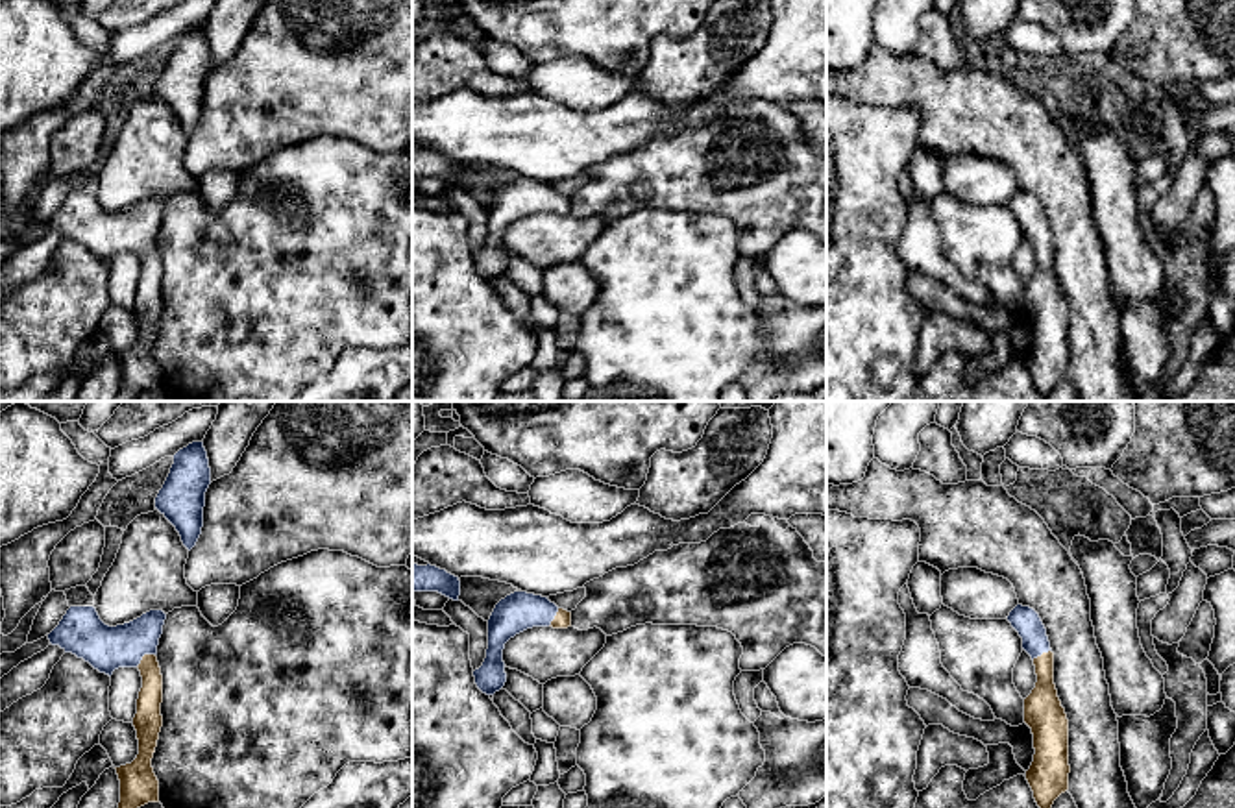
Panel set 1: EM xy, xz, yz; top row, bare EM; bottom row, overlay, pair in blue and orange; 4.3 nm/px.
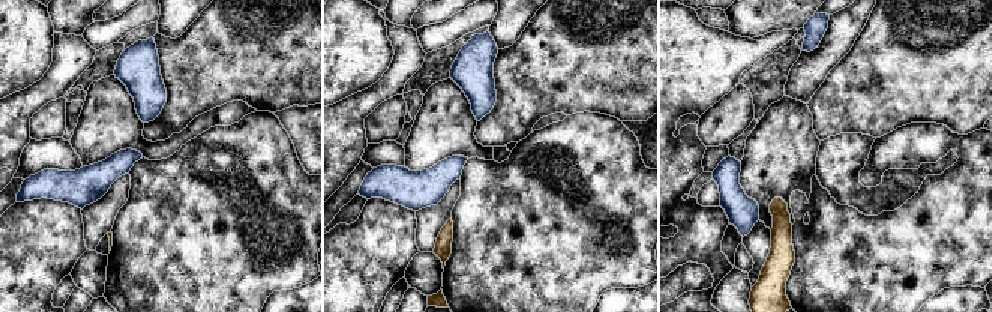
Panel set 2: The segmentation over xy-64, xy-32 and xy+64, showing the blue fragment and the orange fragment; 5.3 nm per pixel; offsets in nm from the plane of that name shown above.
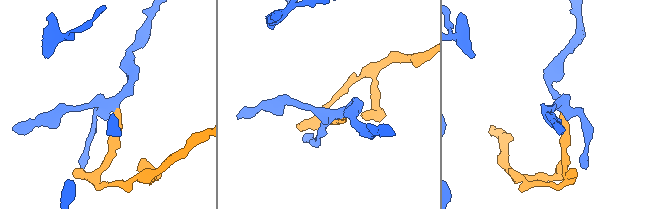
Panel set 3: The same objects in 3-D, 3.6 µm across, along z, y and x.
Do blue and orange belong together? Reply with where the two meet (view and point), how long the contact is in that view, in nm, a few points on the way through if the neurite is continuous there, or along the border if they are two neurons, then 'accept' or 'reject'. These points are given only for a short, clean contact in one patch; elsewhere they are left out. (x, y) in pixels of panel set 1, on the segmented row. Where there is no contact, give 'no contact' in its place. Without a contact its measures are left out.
contact xy (143, 655); length 110 nm; way xy (106, 648), (135, 648), (143, 655), (150, 670), (148, 705); accept

